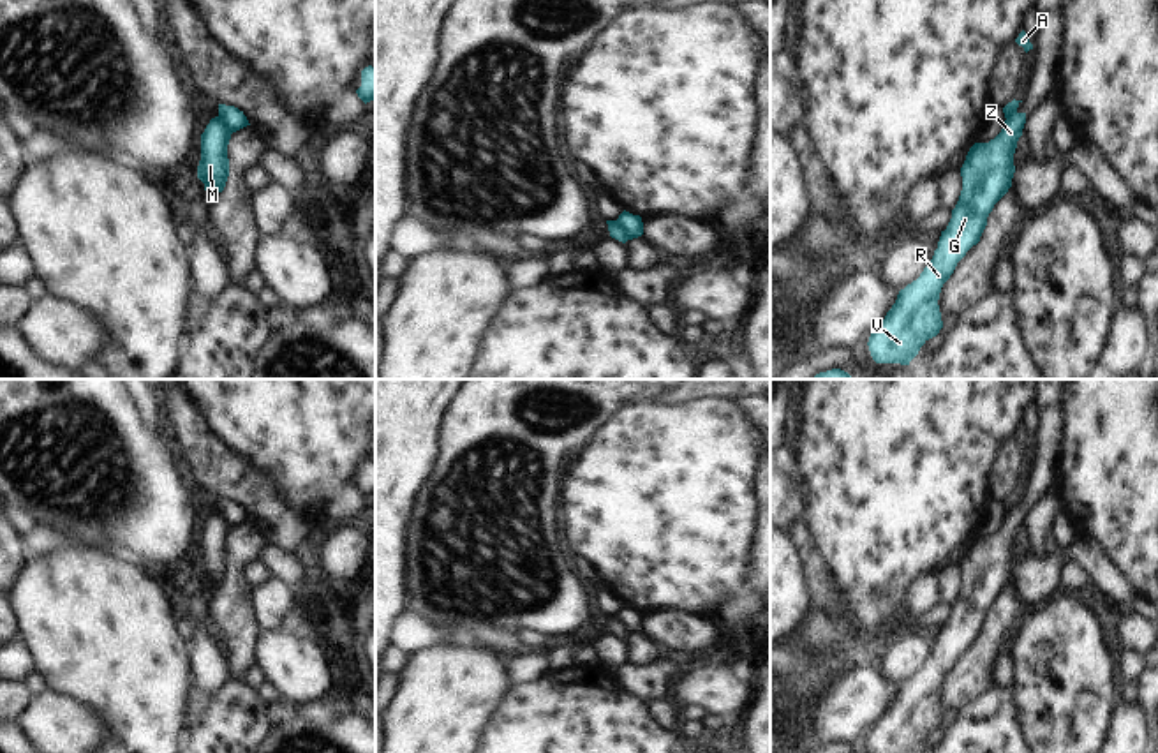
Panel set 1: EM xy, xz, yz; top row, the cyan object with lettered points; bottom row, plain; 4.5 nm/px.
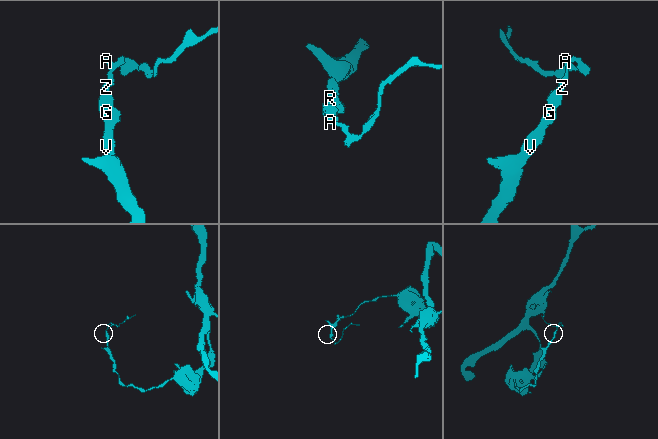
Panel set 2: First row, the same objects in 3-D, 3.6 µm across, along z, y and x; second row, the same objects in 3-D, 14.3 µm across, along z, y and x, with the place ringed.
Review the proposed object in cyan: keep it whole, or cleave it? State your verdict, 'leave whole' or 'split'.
split

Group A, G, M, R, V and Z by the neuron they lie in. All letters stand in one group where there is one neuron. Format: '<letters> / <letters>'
A / G M R V Z

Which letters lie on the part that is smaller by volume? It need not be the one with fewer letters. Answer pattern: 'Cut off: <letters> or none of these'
Cut off: A

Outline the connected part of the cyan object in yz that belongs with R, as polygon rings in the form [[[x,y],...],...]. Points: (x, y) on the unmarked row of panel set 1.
[[[1015,508],[1005,515],[1005,522],[994,534],[989,538],[975,538],[969,543],[961,563],[962,585],[955,603],[952,605],[952,614],[946,624],[941,626],[938,644],[934,645],[931,658],[917,675],[899,686],[897,695],[887,707],[885,714],[872,725],[867,737],[872,753],[915,753],[920,742],[943,723],[938,700],[941,682],[966,647],[980,637],[989,608],[1012,582],[1015,568],[1013,548],[1017,536],[1022,531],[1024,518],[1026,508]]]

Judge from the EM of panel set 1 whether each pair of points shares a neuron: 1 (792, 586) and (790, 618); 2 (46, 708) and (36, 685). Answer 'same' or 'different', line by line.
1: same
2: different

